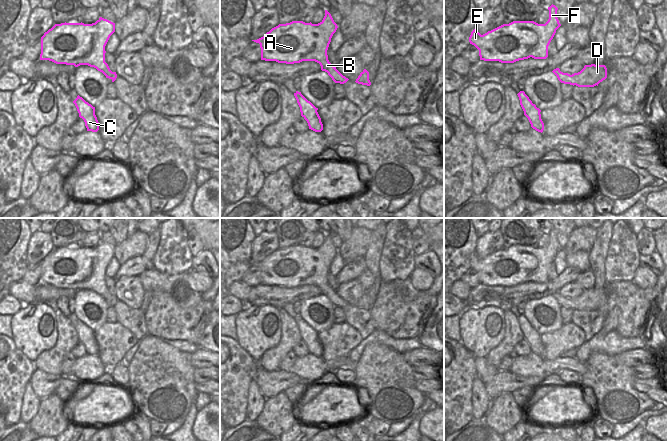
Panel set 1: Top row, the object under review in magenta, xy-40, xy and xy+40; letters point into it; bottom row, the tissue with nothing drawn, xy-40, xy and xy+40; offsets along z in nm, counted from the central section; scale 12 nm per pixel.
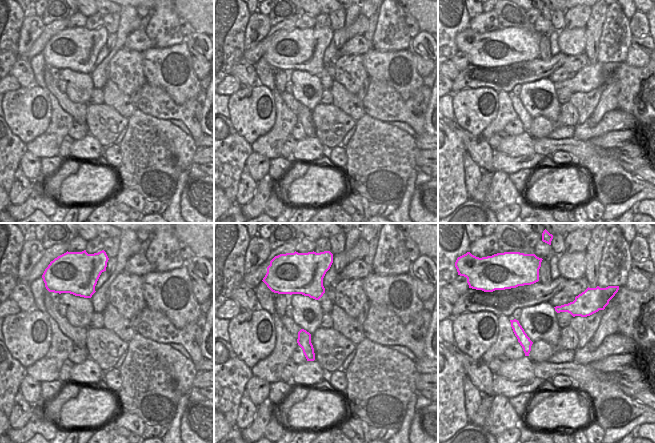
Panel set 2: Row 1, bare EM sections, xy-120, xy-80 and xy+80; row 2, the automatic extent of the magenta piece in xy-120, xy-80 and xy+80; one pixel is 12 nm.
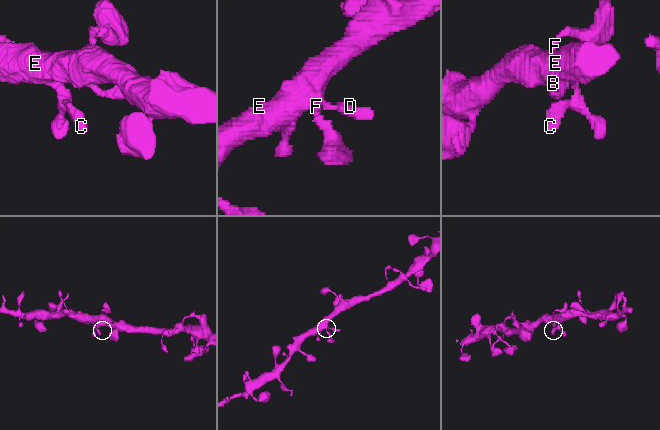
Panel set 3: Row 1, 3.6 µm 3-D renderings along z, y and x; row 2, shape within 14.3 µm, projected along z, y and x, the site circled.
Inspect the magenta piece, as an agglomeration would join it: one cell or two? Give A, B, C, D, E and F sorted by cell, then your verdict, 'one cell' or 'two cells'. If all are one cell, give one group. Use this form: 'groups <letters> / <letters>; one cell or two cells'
groups A B C D E F; one cell

